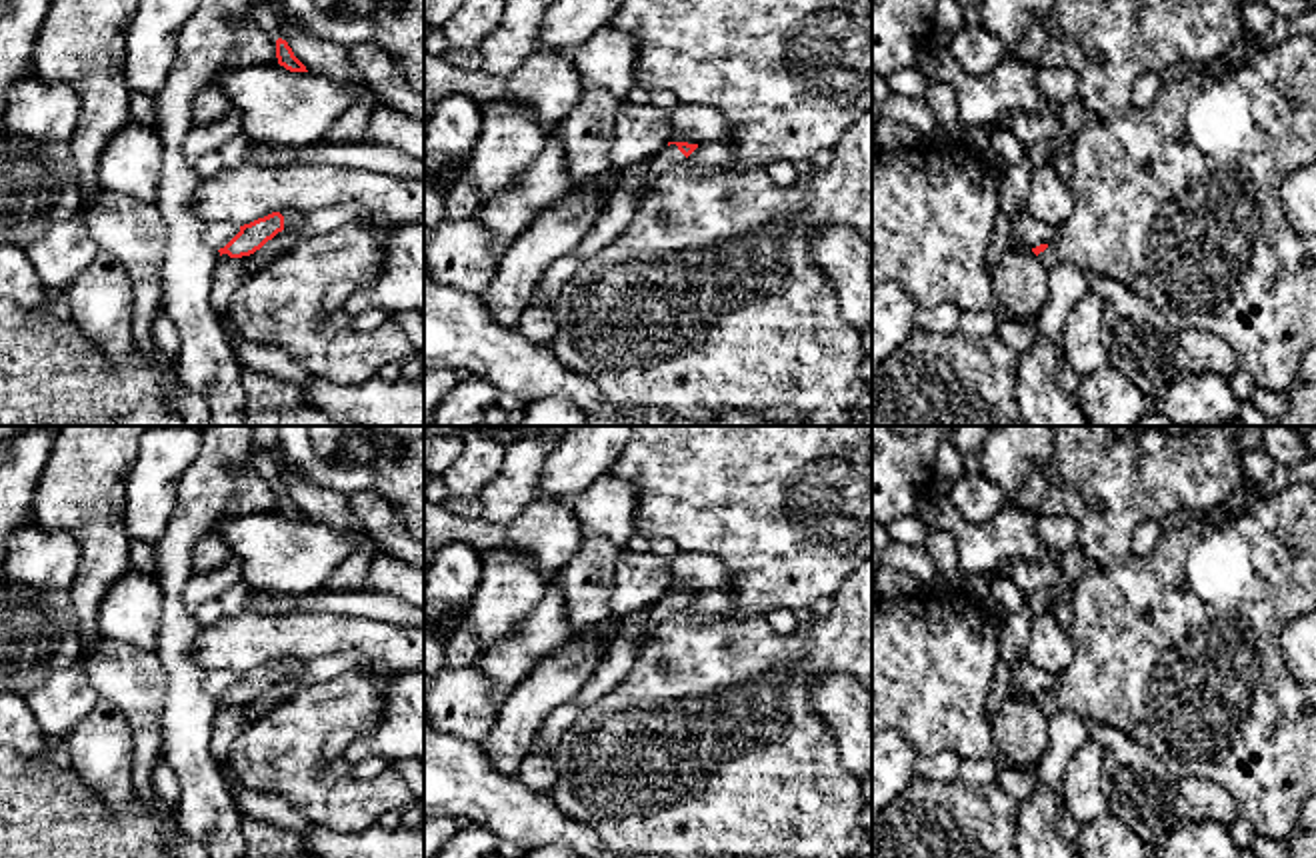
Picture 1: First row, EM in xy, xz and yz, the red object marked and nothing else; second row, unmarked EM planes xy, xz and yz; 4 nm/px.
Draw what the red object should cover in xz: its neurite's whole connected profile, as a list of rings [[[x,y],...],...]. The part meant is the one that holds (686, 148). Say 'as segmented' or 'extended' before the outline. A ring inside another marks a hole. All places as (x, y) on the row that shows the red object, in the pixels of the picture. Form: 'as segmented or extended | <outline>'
extended | [[[668,142],[668,146],[652,160],[646,170],[646,184],[642,188],[642,196],[646,198],[656,186],[658,178],[676,162],[684,162],[698,144],[688,142]]]

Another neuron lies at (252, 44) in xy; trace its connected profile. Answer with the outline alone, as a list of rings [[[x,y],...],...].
[[[252,14],[242,16],[234,28],[234,42],[226,52],[226,68],[276,62],[276,34],[258,26]]]

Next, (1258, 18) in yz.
[[[1262,2],[1244,6],[1246,34],[1262,34],[1274,24],[1274,20],[1276,16]]]

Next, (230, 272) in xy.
[[[250,256],[224,258],[218,262],[212,280],[212,300],[210,300],[212,310],[218,316],[228,312],[234,290],[252,276],[252,272],[248,270],[248,260]]]

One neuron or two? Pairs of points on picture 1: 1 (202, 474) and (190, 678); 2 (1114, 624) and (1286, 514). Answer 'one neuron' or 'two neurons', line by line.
1: one neuron
2: one neuron

